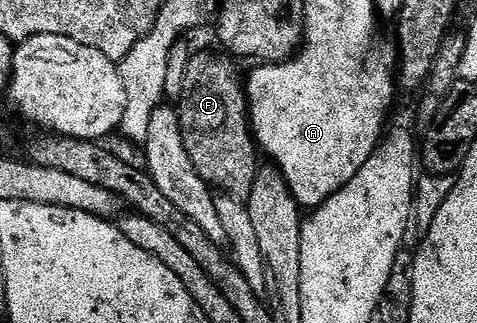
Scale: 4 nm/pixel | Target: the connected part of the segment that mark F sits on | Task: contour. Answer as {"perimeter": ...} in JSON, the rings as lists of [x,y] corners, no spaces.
{"perimeter":[[[197,53],[186,60],[183,88],[179,91],[179,128],[193,169],[216,192],[246,200],[255,184],[257,144],[251,133],[247,113],[247,93],[244,80],[239,79],[236,60],[215,53],[215,69],[205,69],[197,61]]]}

